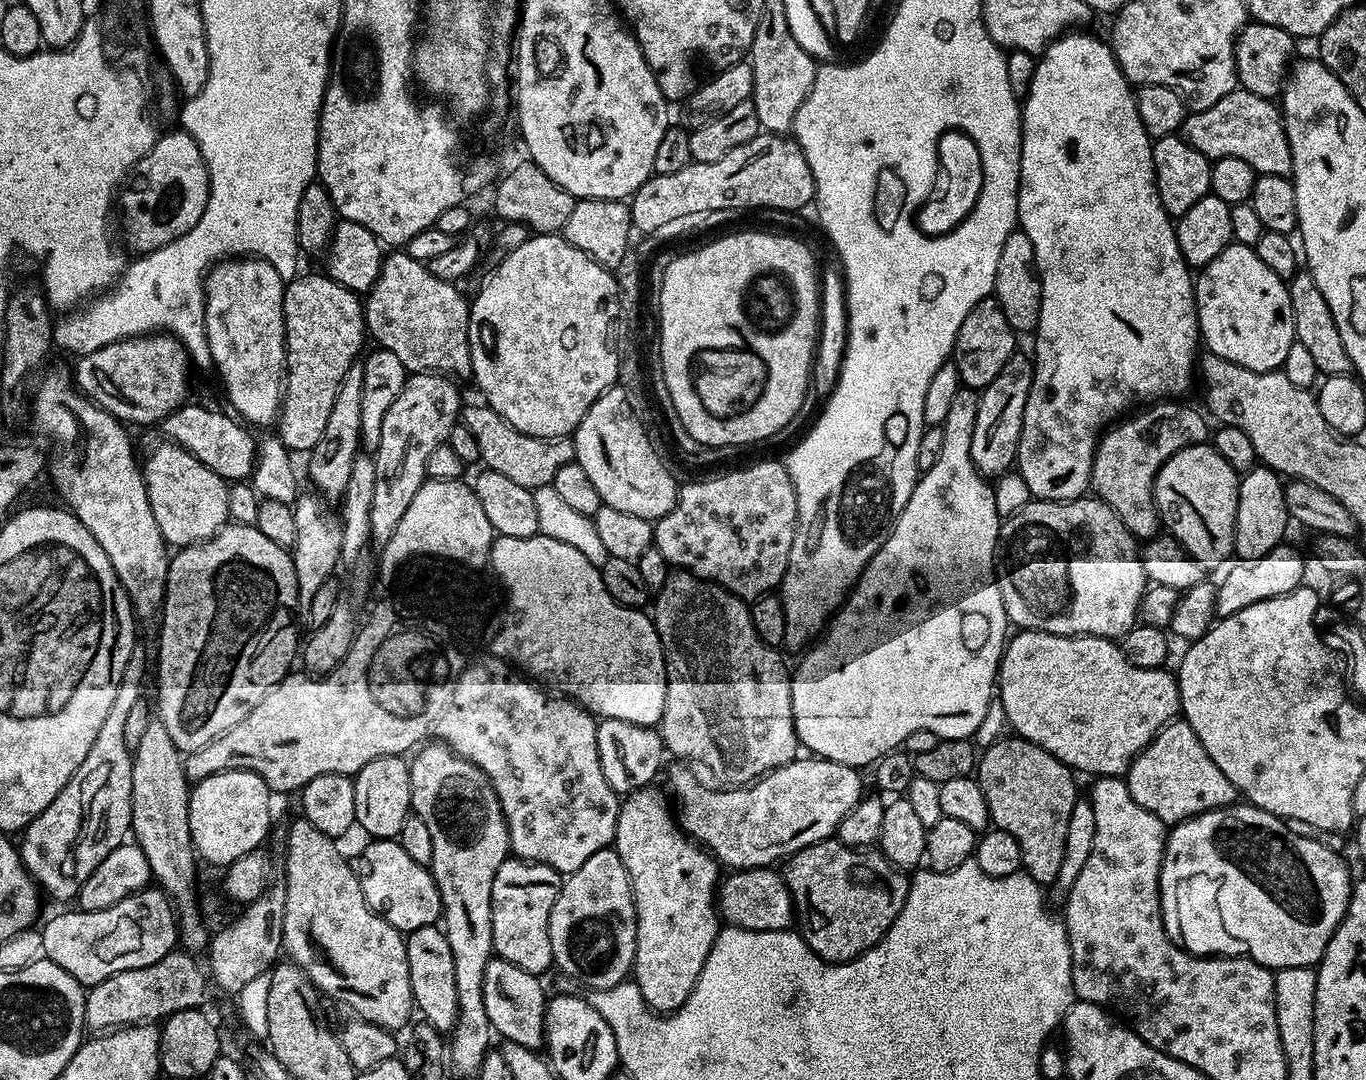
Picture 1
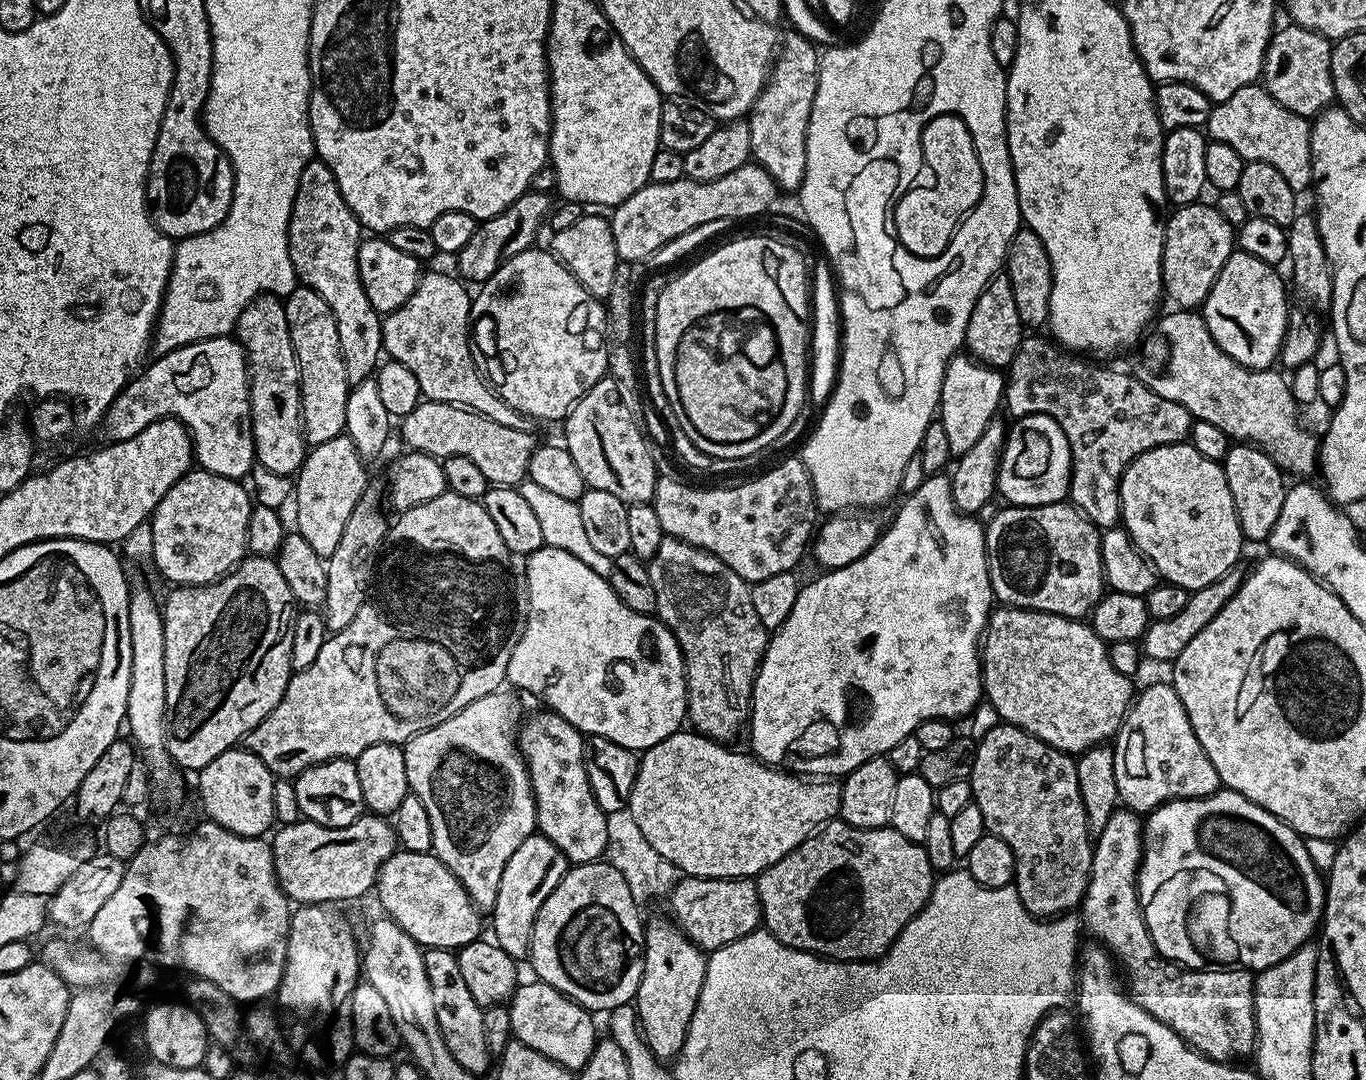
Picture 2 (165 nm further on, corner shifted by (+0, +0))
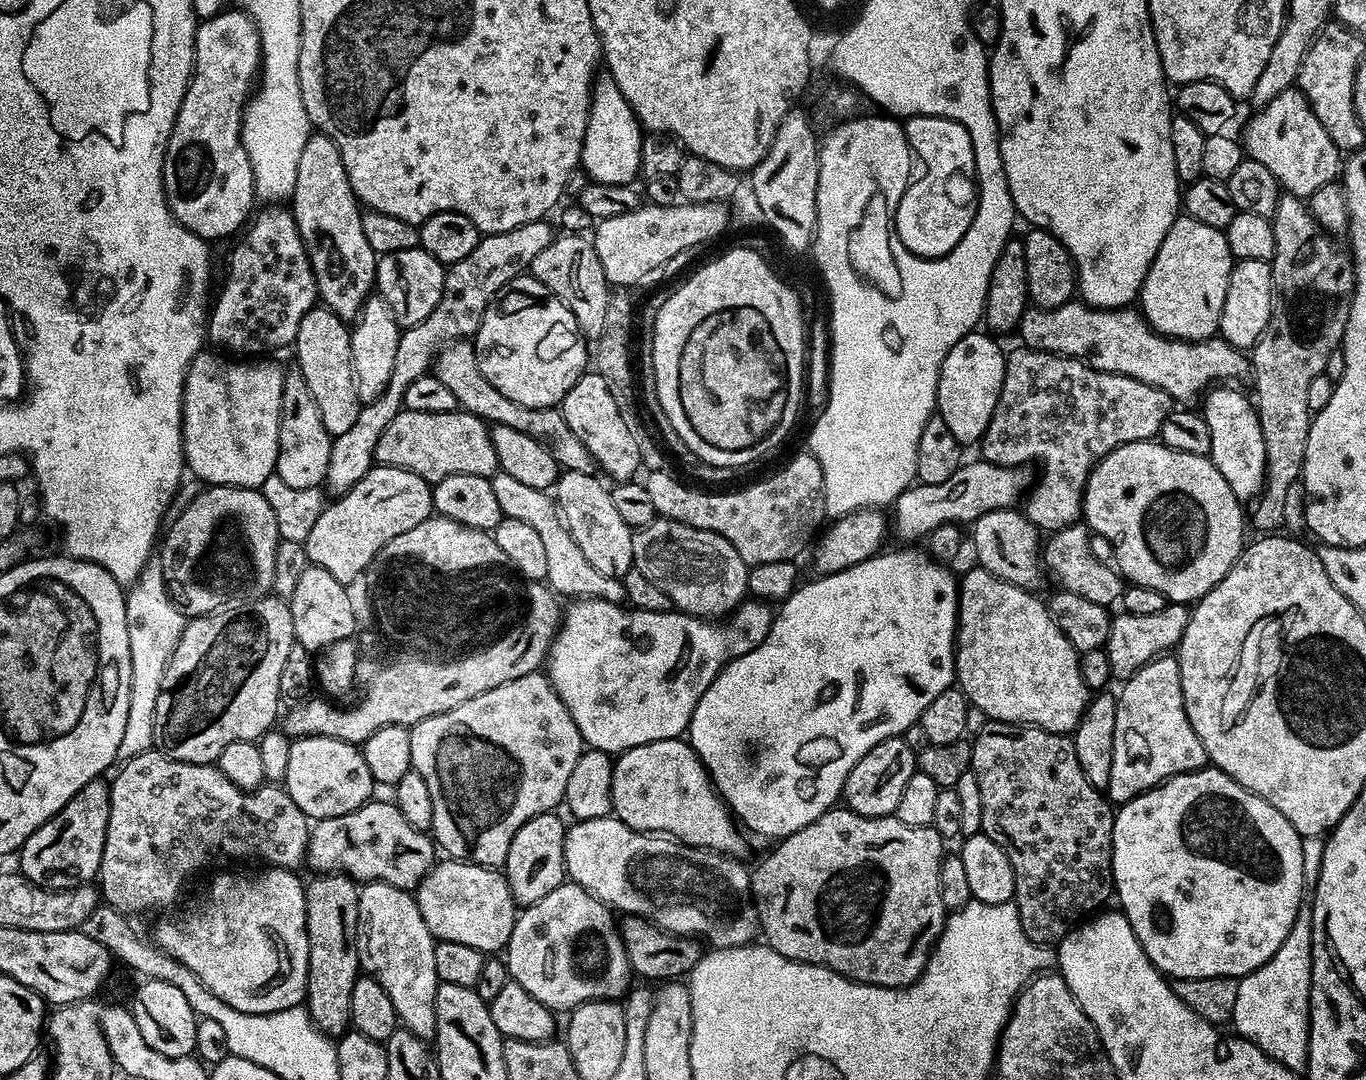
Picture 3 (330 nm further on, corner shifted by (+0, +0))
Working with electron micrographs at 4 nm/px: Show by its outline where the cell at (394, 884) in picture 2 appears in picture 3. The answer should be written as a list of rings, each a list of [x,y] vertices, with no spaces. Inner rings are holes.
[[[467,862],[447,863],[439,865],[440,896],[445,900],[443,935],[459,944],[479,948],[485,954],[499,953],[507,945],[518,915],[518,905],[507,880],[503,875],[492,874],[489,880],[480,881],[476,877],[477,865]]]

